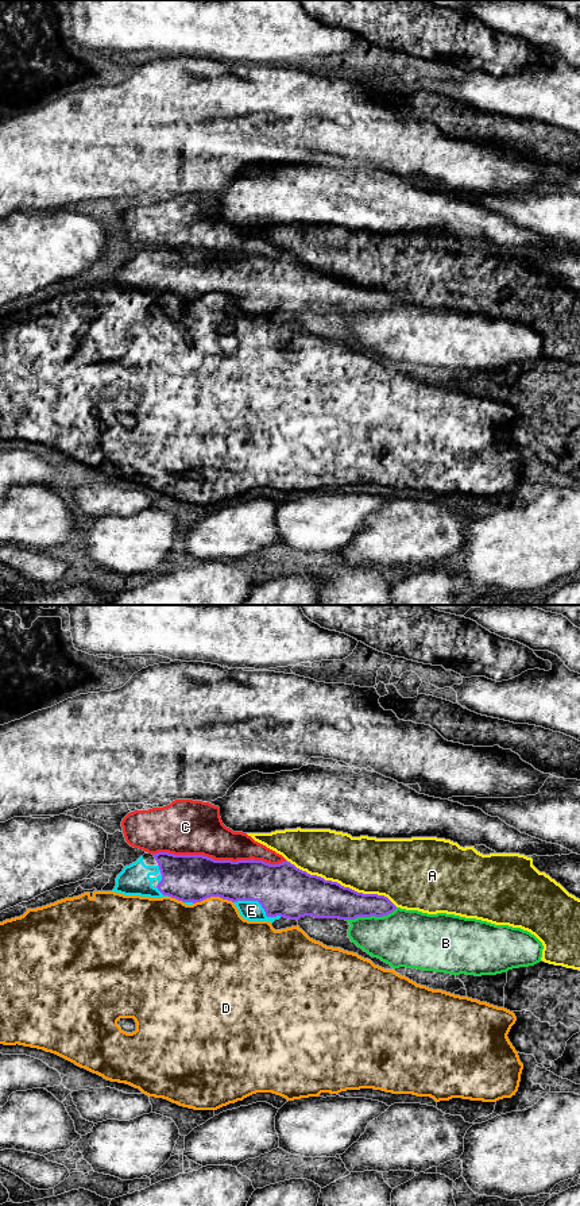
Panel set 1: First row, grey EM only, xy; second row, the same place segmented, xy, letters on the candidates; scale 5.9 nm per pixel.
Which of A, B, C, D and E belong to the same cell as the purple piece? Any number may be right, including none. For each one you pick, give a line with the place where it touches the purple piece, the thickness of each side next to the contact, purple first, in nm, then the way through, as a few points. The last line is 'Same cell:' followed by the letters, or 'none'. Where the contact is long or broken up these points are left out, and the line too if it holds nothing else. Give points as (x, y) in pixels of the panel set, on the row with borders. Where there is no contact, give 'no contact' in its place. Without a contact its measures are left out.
E: contact xy (259, 902); calibres 300 and 120 nm
Same cell: E

